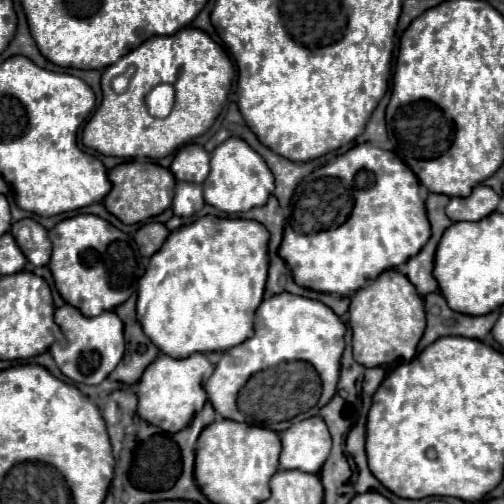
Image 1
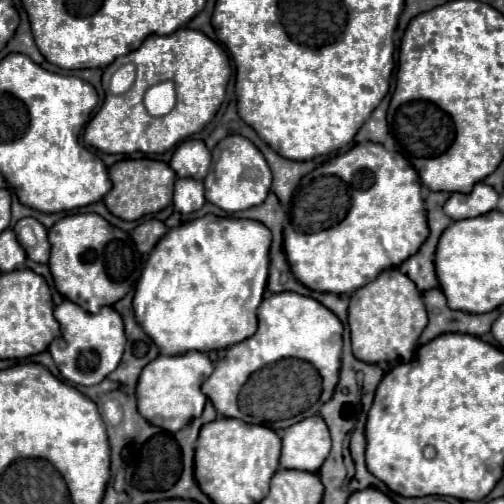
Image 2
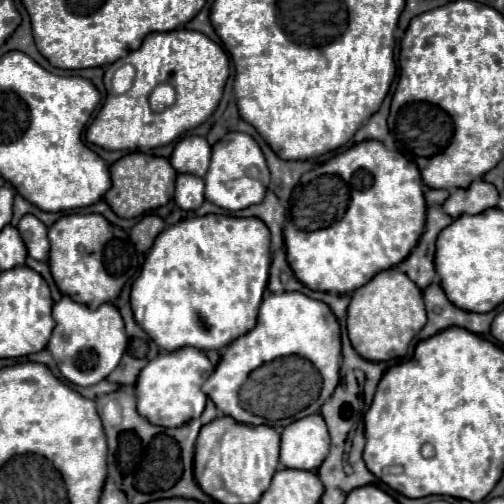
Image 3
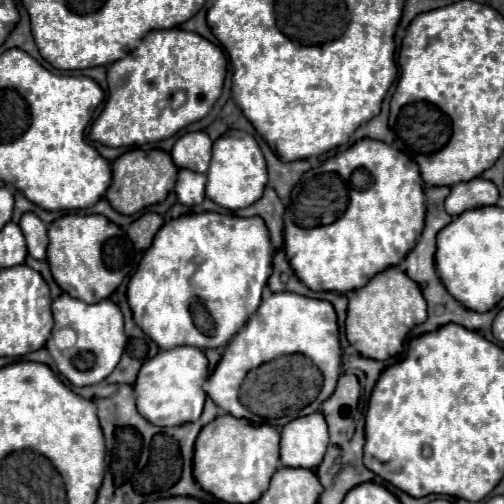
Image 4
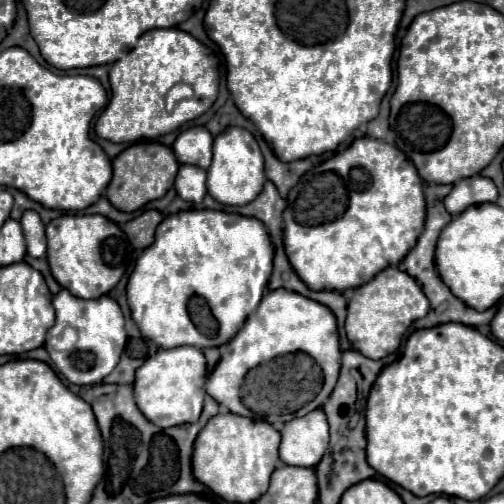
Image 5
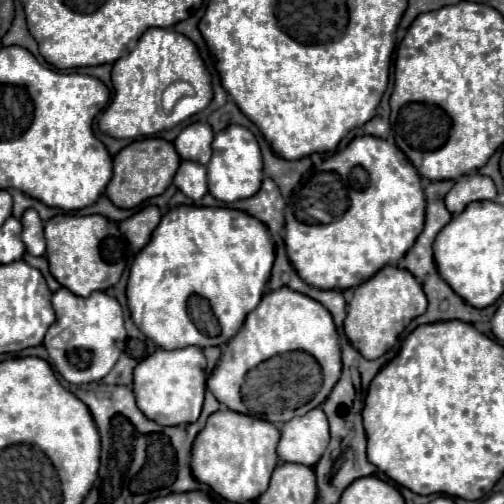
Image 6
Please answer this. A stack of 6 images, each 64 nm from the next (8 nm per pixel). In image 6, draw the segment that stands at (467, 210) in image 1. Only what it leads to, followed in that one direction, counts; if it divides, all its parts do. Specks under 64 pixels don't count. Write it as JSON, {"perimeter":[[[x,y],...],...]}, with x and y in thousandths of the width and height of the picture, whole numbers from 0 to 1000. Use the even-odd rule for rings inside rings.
{"perimeter":[[[937,341],[901,361],[897,377],[881,393],[881,405],[885,405],[889,421],[913,425],[933,401],[980,397],[980,393],[984,393],[984,369],[980,369],[976,353]]]}

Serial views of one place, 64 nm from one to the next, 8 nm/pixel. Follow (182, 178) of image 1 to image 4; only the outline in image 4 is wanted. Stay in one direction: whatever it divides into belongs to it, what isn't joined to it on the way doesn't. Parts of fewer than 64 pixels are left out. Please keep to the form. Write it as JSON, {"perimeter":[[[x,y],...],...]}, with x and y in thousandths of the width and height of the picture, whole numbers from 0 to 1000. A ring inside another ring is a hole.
{"perimeter":[[[369,262],[353,274],[337,310],[353,333],[381,333],[405,345],[421,310],[421,278],[409,262]]]}

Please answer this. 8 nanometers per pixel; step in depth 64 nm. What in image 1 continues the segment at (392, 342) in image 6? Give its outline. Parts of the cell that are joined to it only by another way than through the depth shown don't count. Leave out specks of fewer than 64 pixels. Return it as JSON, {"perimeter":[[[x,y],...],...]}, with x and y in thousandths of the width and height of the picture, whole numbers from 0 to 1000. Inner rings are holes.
{"perimeter":[[[786,536],[758,540],[734,567],[710,575],[694,599],[702,714],[710,722],[722,722],[722,730],[782,722],[790,714],[806,722],[825,702],[825,687],[841,663],[841,647],[841,595],[825,579],[817,560]]]}

